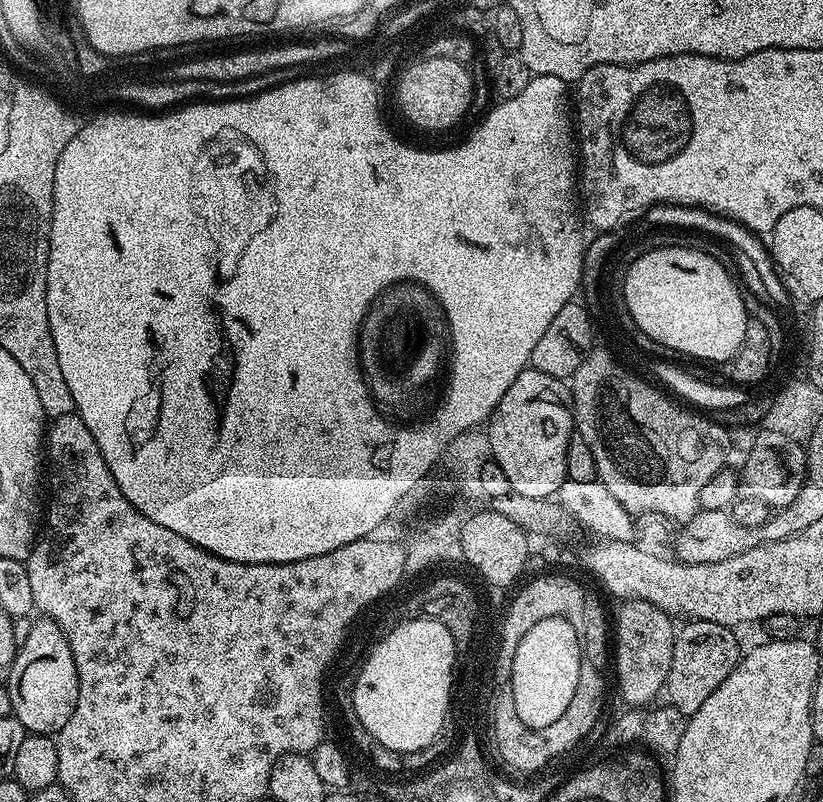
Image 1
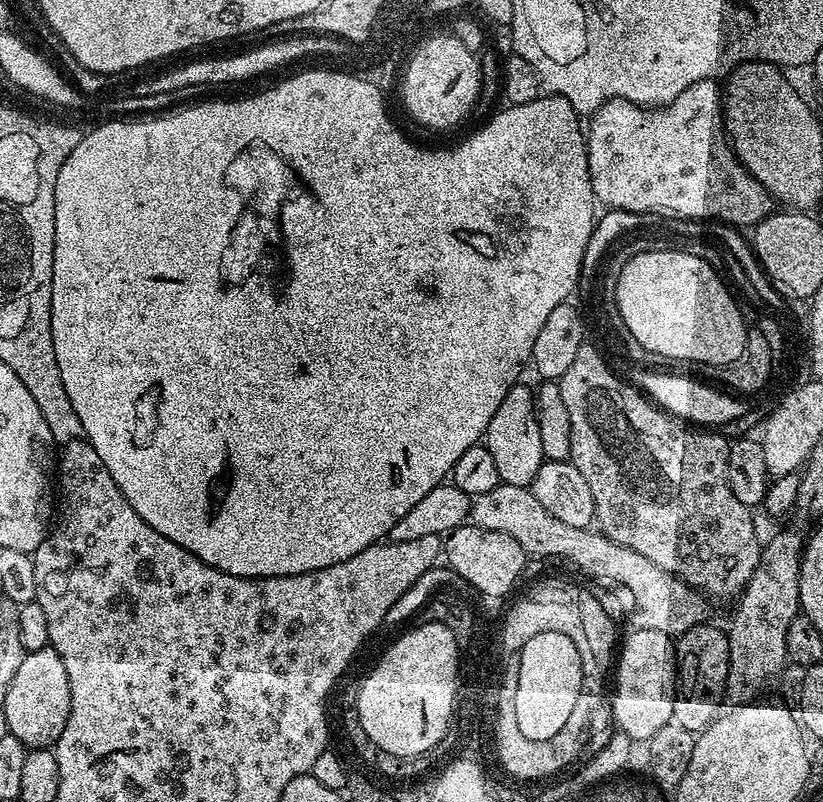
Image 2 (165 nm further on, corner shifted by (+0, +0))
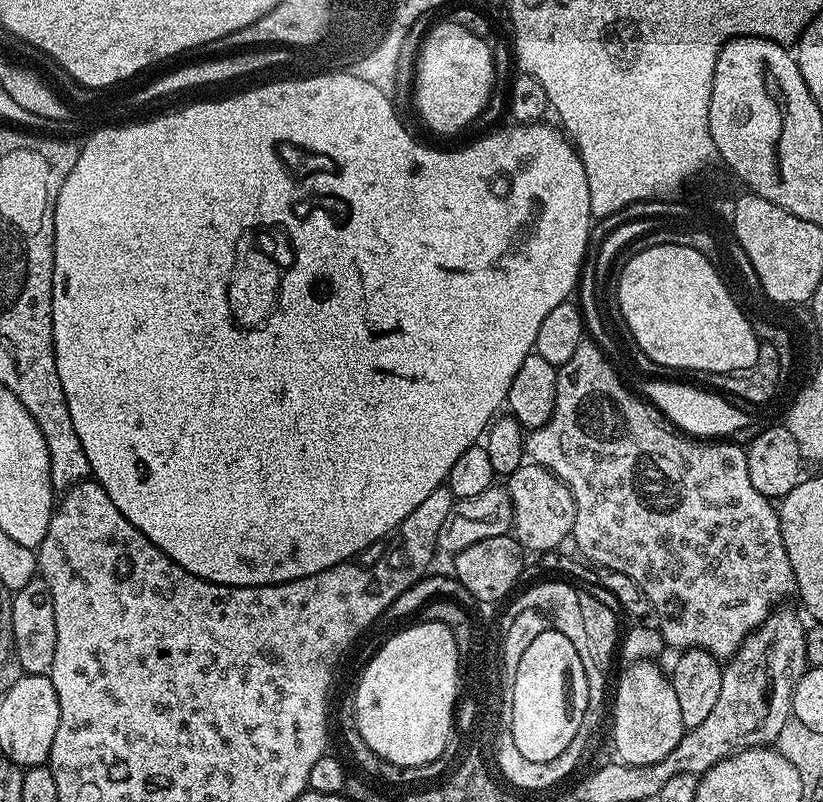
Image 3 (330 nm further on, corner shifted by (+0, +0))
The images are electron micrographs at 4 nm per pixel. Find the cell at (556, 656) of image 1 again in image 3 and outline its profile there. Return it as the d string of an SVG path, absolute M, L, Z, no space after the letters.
M549 630L530 642L518 665L514 679L513 722L514 746L534 762L550 762L558 758L582 723L584 704L588 701L586 670L582 666L574 642L566 634Z

